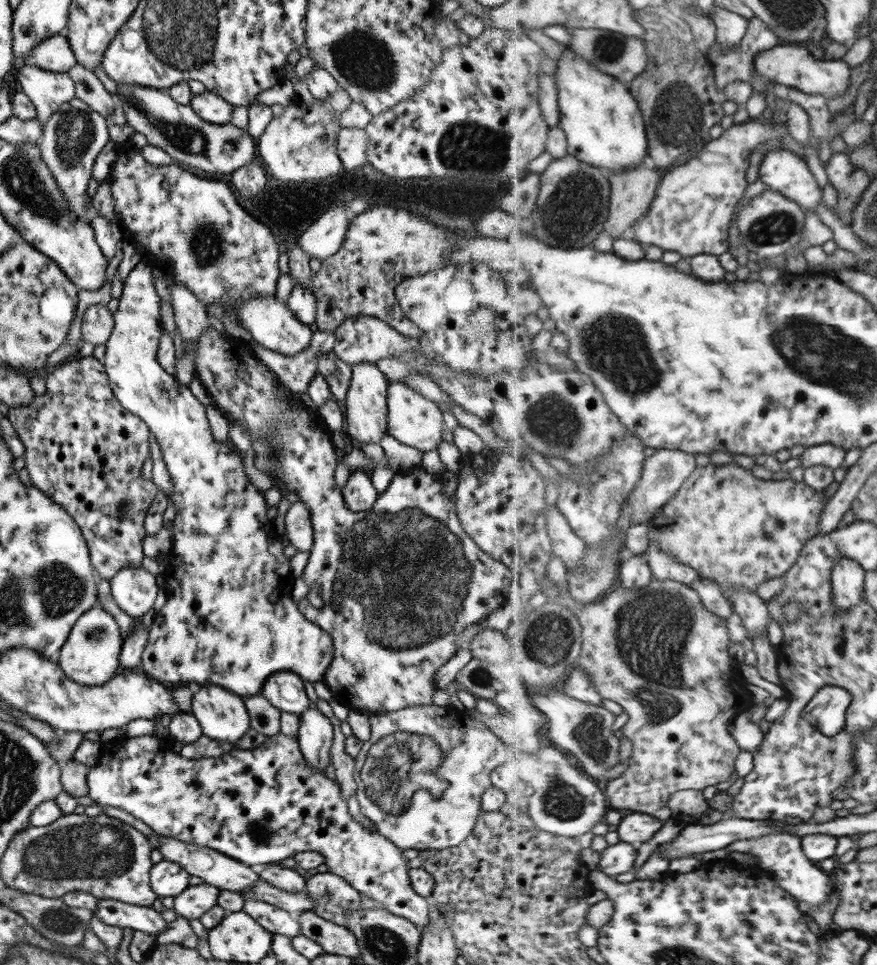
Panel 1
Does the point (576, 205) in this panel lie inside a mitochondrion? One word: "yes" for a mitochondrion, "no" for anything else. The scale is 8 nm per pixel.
yes

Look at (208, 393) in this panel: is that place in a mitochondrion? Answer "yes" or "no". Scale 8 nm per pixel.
no

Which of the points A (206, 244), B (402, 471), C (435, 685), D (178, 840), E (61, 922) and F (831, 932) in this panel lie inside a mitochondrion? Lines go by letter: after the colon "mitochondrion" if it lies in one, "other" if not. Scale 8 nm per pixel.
A: mitochondrion
B: other
C: other
D: other
E: mitochondrion
F: other

